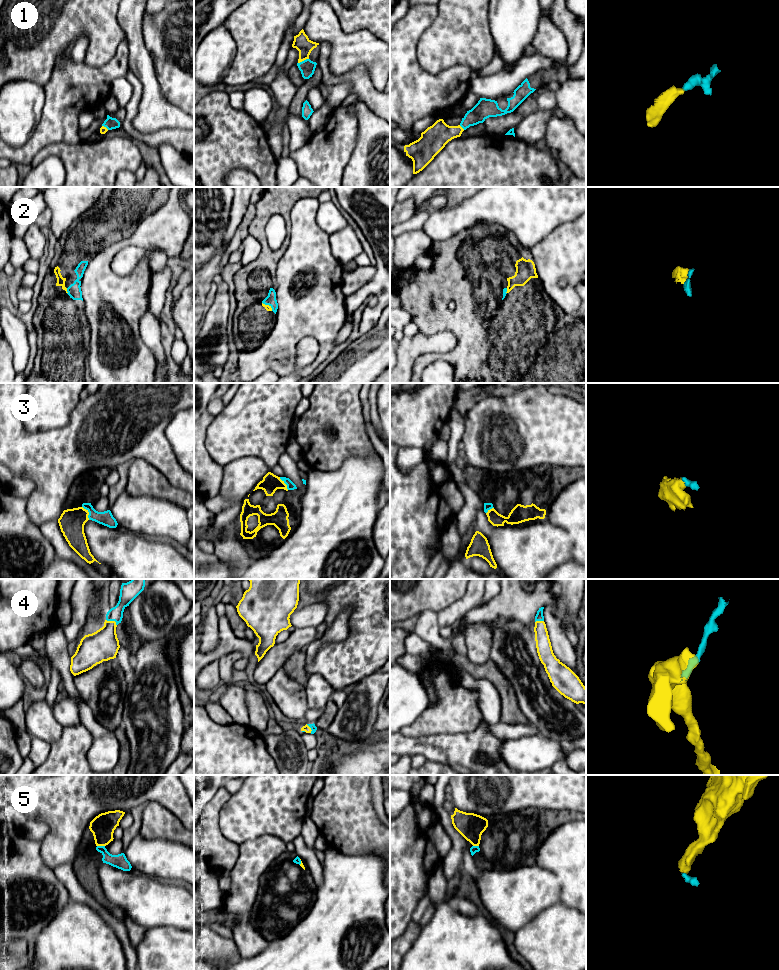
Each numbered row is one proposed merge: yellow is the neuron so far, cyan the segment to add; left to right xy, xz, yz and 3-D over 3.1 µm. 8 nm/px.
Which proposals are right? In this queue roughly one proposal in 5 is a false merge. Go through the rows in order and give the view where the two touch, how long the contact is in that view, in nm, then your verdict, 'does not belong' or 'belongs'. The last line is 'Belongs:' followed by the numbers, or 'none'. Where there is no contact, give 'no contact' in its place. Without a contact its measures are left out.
1: xz | 100 nm | belongs
2: xy | 50 nm | belongs
3: xy | 130 nm | belongs
4: xy | 100 nm | belongs
5: xy | 60 nm | belongs
Belongs: 1, 2, 3, 4, 5

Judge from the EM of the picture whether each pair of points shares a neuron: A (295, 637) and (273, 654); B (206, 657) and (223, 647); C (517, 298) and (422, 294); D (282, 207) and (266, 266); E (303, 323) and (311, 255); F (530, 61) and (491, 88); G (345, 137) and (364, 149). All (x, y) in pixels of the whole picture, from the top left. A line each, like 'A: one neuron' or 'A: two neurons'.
A: one neuron
B: one neuron
C: one neuron
D: one neuron
E: one neuron
F: one neuron
G: two neurons

